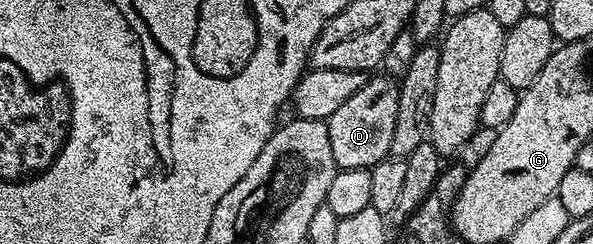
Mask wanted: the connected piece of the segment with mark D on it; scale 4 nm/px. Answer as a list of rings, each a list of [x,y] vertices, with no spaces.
[[[384,73],[377,74],[366,78],[363,89],[359,89],[359,93],[354,93],[348,101],[343,101],[343,105],[339,105],[339,109],[335,109],[327,120],[331,154],[340,170],[370,168],[390,158],[395,116],[399,113],[399,83],[396,78]]]

